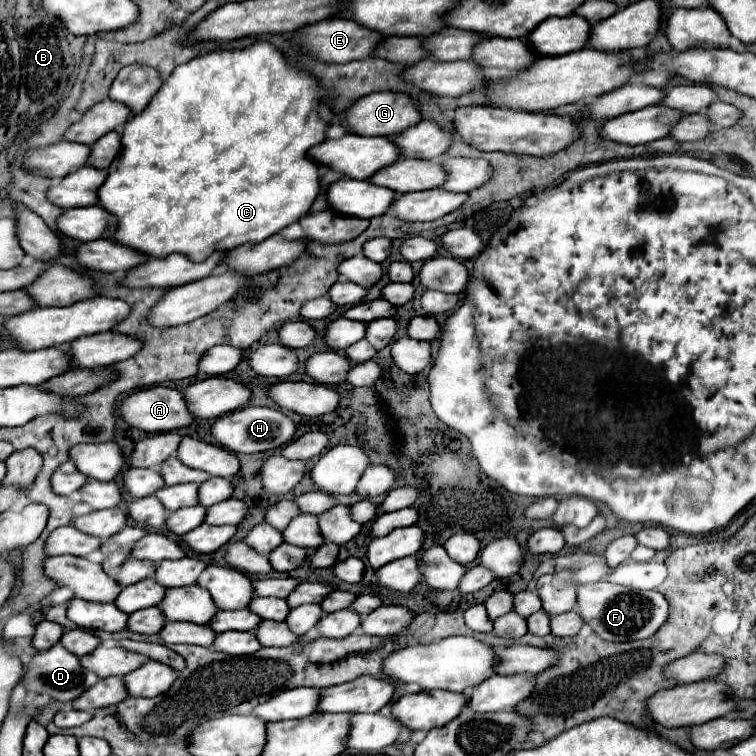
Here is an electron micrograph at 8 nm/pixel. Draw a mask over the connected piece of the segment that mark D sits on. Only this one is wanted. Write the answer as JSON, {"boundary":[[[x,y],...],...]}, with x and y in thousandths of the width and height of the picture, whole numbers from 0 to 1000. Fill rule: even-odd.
{"boundary":[[[77,851],[77,853],[71,853],[63,861],[53,861],[42,872],[40,882],[32,890],[32,898],[34,898],[34,911],[37,914],[56,917],[56,919],[63,919],[63,922],[69,922],[74,927],[90,930],[90,927],[103,925],[111,914],[116,914],[130,901],[130,893],[116,888],[116,885],[111,885],[106,880],[106,872],[98,864],[93,864],[90,858],[85,858],[85,853]]]}

